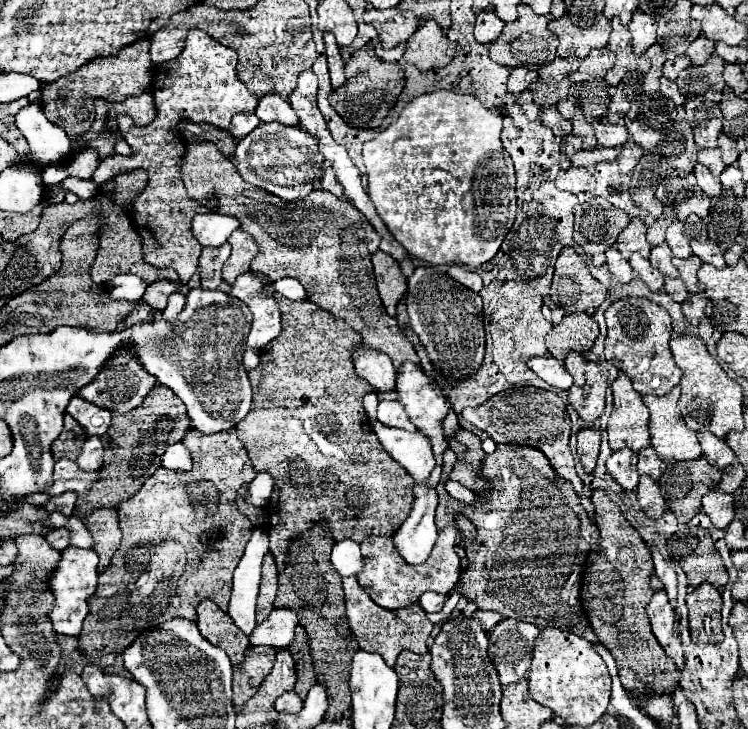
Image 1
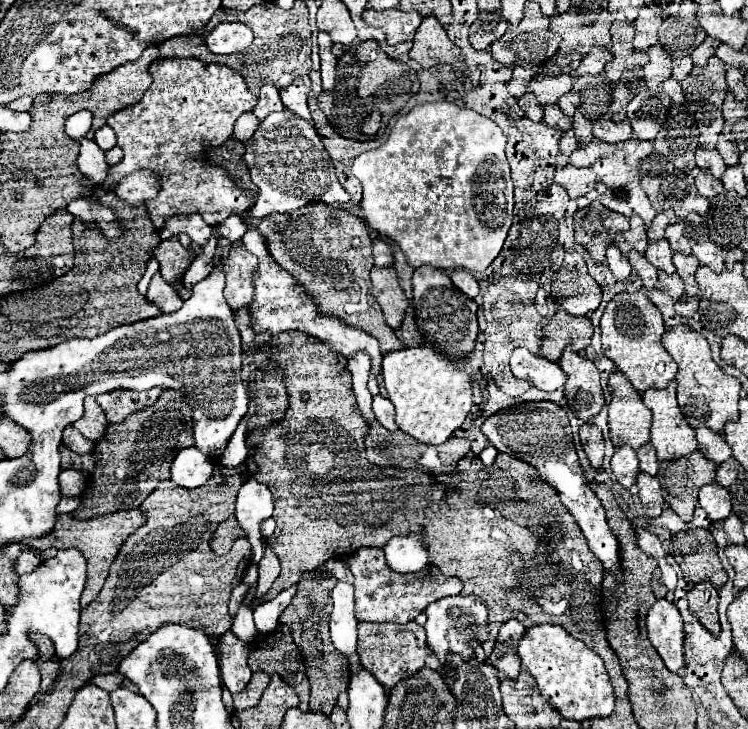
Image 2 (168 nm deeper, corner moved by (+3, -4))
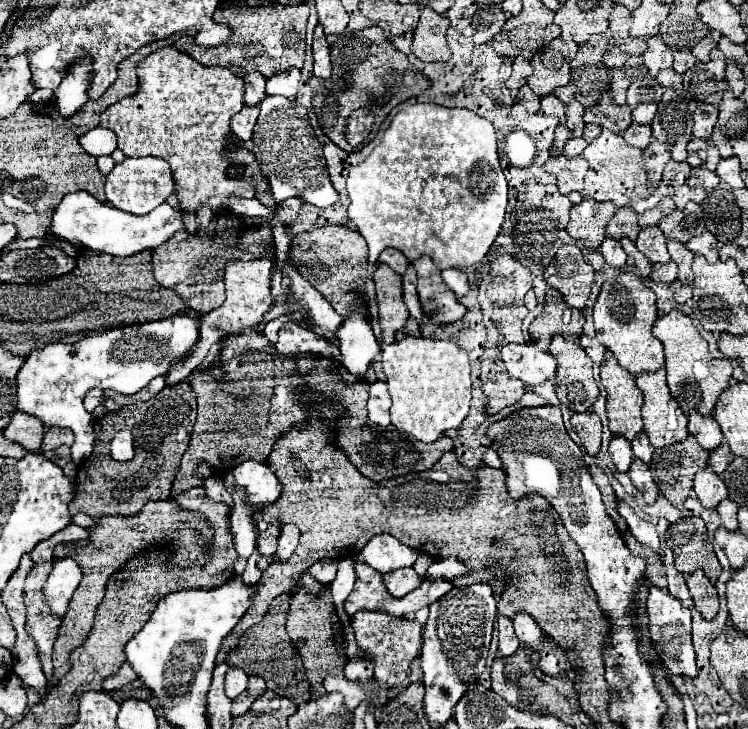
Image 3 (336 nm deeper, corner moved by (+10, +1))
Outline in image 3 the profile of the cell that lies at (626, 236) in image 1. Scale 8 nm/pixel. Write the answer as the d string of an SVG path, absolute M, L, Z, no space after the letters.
M620 207L620 209L616 211L616 215L612 217L612 221L608 223L606 231L608 231L608 235L610 235L612 239L616 239L616 241L620 241L622 237L628 237L630 241L636 241L636 235L638 235L638 231L640 231L636 211L630 209L630 207Z

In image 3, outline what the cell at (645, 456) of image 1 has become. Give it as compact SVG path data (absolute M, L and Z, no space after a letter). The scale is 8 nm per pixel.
M642 431L636 435L636 439L632 441L632 451L634 451L634 457L642 459L644 463L650 463L652 459L652 445L648 441L648 435Z

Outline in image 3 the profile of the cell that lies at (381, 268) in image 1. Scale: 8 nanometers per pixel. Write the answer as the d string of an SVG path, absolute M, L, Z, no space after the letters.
M380 263L374 271L374 285L380 307L380 339L388 343L394 341L394 333L404 327L410 315L402 301L402 279L394 269Z

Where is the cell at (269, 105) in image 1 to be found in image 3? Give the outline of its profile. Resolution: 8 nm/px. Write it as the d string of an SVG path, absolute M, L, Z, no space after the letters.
M248 73L244 77L246 81L246 93L244 93L244 103L248 107L260 105L260 101L266 97L266 77L262 73Z

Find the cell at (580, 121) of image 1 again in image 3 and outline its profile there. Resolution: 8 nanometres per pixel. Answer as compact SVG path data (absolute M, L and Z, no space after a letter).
M570 101L566 107L566 126L574 137L582 136L585 127L584 105L578 101Z

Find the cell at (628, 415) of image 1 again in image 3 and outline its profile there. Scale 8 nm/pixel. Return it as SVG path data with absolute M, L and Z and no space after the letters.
M606 353L600 367L600 377L602 385L608 391L608 427L612 435L622 435L628 441L632 441L642 431L642 393L638 391L634 377L618 365L612 353Z

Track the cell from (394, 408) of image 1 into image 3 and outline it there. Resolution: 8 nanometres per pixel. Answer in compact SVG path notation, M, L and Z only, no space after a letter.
M376 381L370 385L370 399L368 399L368 417L372 423L386 427L390 425L390 397L384 381Z

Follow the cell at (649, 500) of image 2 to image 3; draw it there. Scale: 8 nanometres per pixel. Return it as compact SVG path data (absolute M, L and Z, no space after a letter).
M634 459L628 475L630 475L634 487L642 493L644 501L652 505L652 503L658 499L658 487L656 487L656 483L654 483L654 479L652 479L652 475L650 475L648 465L642 463L640 459Z

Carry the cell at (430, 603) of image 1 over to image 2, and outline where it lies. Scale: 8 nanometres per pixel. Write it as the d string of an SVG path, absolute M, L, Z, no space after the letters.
M449 596L449 598L441 598L439 602L433 602L427 606L425 610L427 614L427 624L425 624L425 632L427 632L427 646L429 650L439 658L439 672L453 680L455 678L455 670L451 670L447 666L447 656L449 654L459 654L465 662L469 662L471 658L475 658L475 648L481 646L487 638L489 638L489 620L487 620L487 606L483 604L483 600L475 600L475 596Z

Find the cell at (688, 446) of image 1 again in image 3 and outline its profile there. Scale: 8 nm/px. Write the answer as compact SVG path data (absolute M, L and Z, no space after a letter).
M660 367L656 373L636 375L636 385L644 393L642 419L650 443L654 447L666 447L684 441L688 437L688 417L670 397L666 385L666 369Z

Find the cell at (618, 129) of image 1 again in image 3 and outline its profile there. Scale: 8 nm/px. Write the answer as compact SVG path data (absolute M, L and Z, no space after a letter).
M604 99L594 107L584 107L584 123L596 123L614 133L626 131L632 123L630 107L626 105L626 101L616 103L616 101Z

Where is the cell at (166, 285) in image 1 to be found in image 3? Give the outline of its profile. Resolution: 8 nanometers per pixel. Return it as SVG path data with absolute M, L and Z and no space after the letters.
M164 47L142 59L138 79L140 85L132 97L110 105L100 115L100 125L116 133L118 149L126 157L152 155L168 161L176 185L174 195L188 213L196 213L200 205L222 213L232 195L252 199L254 187L228 175L228 159L222 153L230 126L240 140L252 138L258 107L244 107L244 79L226 67L204 67L174 47Z

